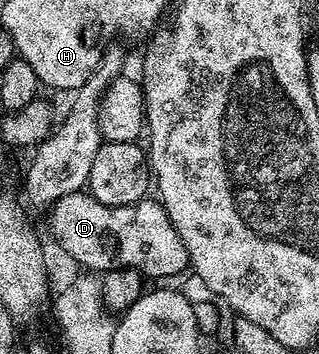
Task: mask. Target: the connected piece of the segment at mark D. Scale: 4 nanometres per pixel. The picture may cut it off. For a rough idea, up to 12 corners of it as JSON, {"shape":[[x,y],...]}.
{"shape":[[88,191],[48,210],[82,270],[177,277],[189,252],[157,199]]}

